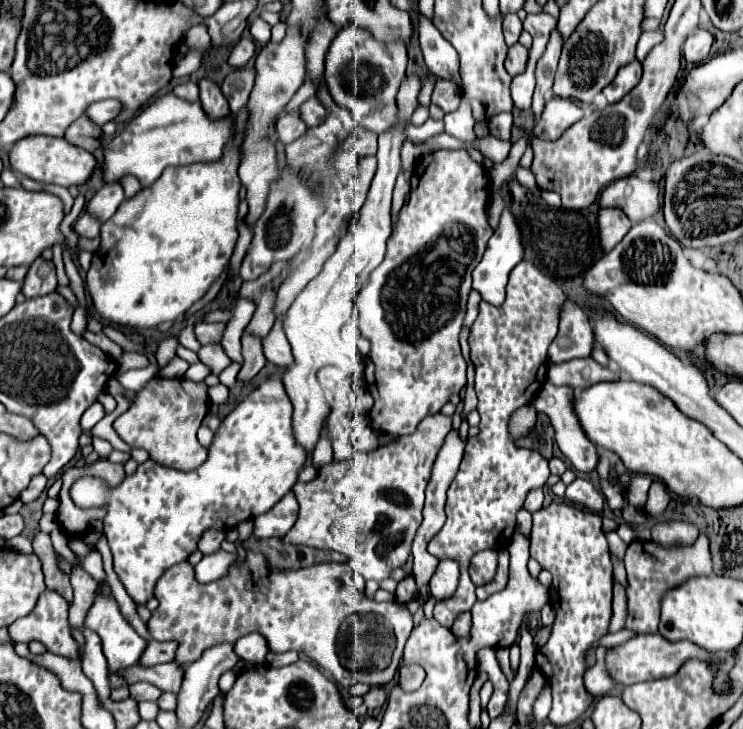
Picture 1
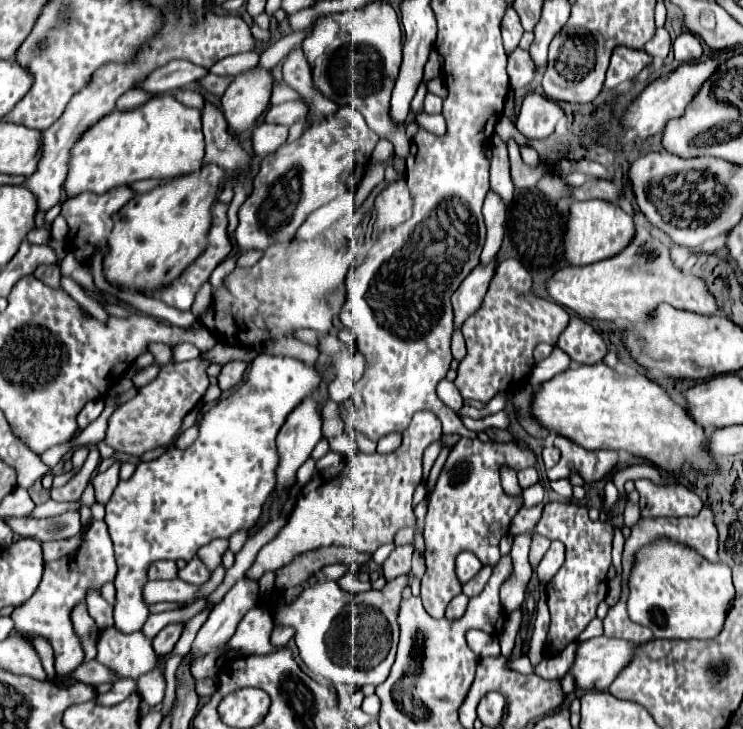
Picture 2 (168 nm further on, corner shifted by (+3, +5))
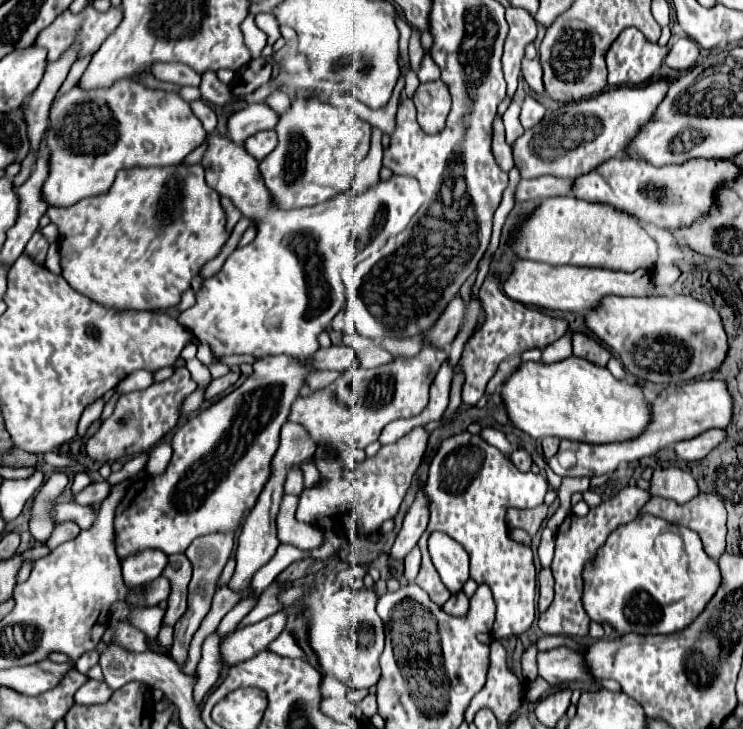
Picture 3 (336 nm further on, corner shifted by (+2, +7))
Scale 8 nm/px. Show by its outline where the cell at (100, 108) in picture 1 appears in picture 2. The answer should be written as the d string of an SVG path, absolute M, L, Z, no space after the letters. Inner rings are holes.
M170 61L164 67L158 67L156 73L152 73L140 89L146 89L150 93L172 93L176 89L182 89L190 85L192 81L202 79L208 73L208 69L198 67L190 61Z

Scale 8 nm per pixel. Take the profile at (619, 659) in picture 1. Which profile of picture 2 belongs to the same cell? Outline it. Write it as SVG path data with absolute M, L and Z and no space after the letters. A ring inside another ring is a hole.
M596 637L578 643L574 663L572 663L572 677L578 689L586 691L606 691L616 675L632 661L636 643L624 639L610 639L610 637Z

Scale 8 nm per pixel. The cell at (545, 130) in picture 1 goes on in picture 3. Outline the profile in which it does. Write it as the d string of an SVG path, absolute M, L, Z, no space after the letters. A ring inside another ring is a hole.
M527 95L527 97L523 99L523 105L521 105L521 125L523 125L525 129L535 127L535 125L545 117L545 113L547 113L547 109L545 109L535 97Z

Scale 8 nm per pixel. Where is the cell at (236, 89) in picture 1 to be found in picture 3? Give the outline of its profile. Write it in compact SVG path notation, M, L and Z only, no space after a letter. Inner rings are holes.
M155 63L151 67L151 73L155 79L167 81L173 85L191 85L191 87L201 85L201 75L183 63L163 63L163 65Z

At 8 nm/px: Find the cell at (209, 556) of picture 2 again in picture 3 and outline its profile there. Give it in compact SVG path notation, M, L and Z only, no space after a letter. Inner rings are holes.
M205 535L201 539L195 539L189 549L185 551L187 559L191 561L193 565L193 579L189 583L189 605L187 605L187 613L177 621L175 625L175 639L173 639L173 647L171 647L171 659L183 667L187 663L187 655L189 655L189 643L195 635L195 631L199 629L201 621L205 619L205 615L209 613L211 609L211 601L213 601L213 595L215 595L215 585L219 581L219 575L233 551L233 545L235 545L235 535Z

